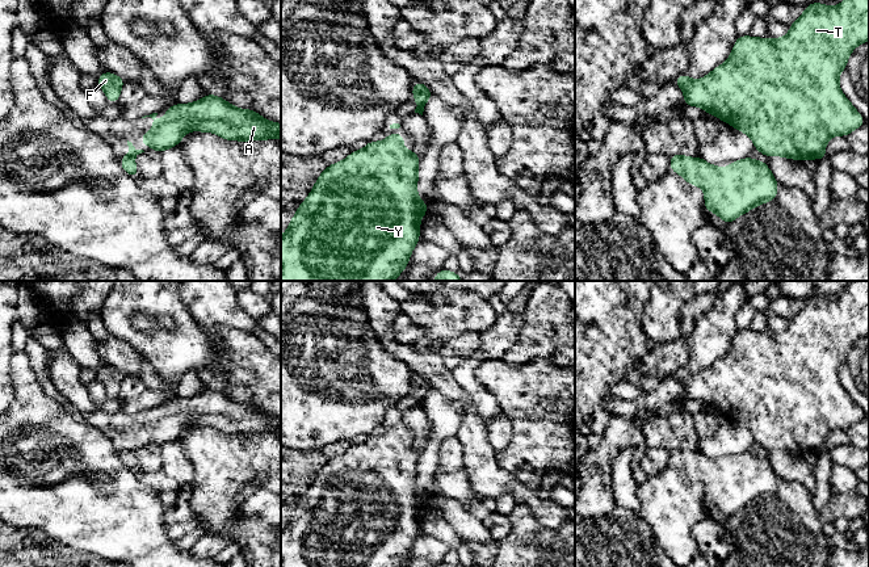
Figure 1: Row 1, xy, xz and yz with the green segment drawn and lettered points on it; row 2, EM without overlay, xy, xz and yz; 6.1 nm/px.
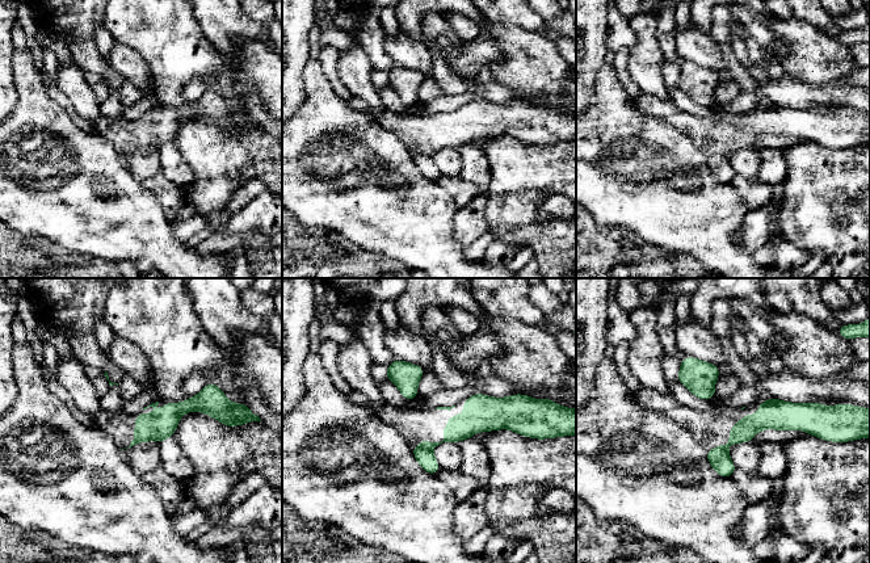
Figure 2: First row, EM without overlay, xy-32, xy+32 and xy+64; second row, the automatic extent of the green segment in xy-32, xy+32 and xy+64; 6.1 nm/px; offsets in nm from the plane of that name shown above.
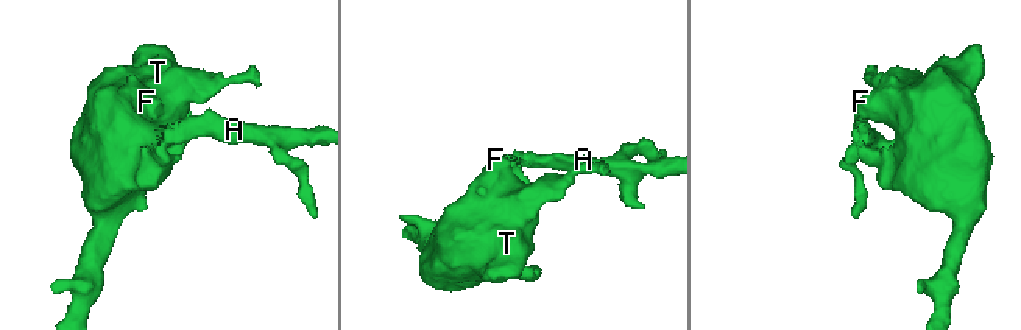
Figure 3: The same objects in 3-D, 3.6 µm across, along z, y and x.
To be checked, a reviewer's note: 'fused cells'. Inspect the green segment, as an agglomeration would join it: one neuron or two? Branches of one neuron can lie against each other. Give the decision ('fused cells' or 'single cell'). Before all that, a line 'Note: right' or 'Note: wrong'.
Note: right
fused cells

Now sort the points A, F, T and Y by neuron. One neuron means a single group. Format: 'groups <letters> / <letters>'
groups A / F T Y

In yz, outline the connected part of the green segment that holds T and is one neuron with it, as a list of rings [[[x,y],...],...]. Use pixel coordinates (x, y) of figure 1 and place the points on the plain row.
[[[853,281],[847,291],[837,299],[830,301],[814,295],[805,301],[805,306],[789,320],[789,327],[782,332],[756,332],[752,329],[738,329],[732,345],[727,354],[711,364],[706,370],[698,374],[692,374],[685,366],[679,369],[673,375],[684,386],[684,400],[700,400],[705,407],[725,415],[727,419],[747,428],[755,444],[765,450],[782,450],[792,454],[805,455],[807,453],[824,454],[828,453],[824,448],[827,436],[836,429],[849,430],[849,428],[866,419],[865,412],[857,406],[852,396],[844,390],[839,378],[839,368],[847,364],[847,357],[851,346],[861,337],[869,335],[869,281]]]

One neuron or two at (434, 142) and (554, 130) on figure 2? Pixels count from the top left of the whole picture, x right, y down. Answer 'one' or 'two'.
one

